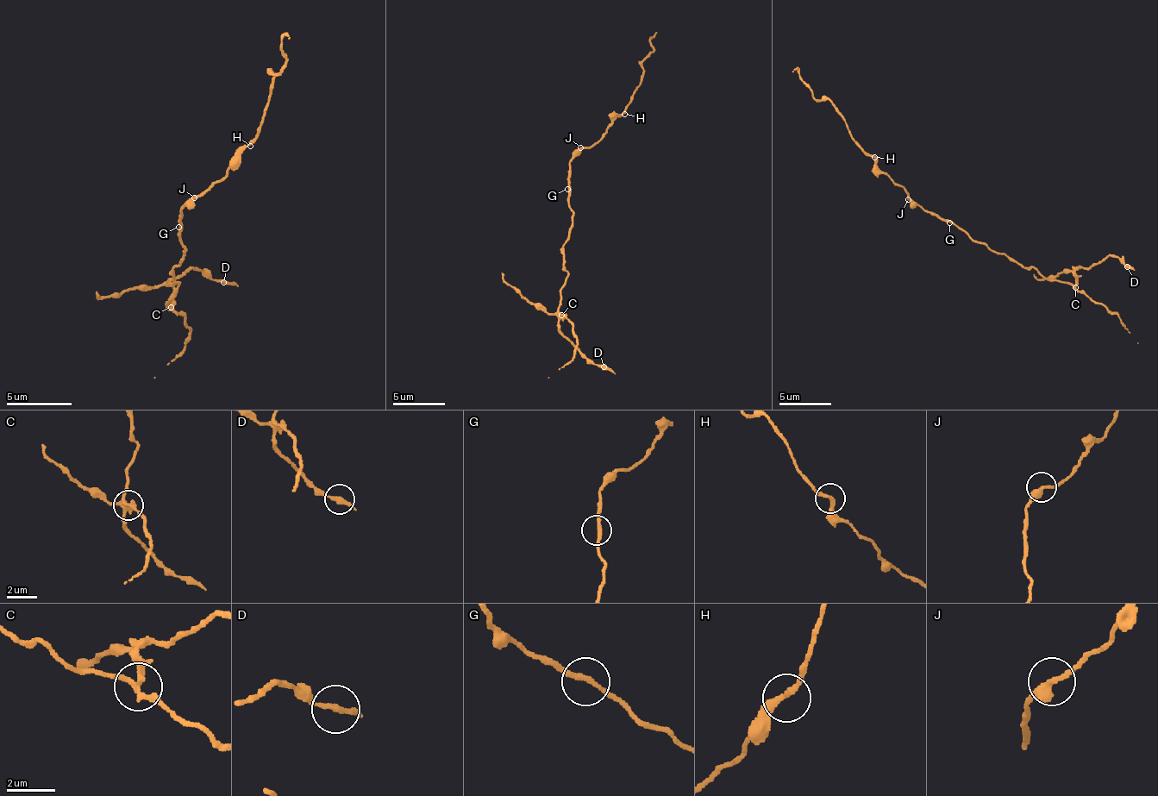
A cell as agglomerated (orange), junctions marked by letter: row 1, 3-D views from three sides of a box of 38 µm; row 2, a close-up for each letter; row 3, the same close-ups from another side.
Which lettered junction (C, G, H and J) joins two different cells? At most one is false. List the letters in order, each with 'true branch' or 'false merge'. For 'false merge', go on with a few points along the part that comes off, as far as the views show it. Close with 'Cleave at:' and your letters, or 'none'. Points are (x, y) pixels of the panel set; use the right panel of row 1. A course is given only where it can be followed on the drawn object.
C: false merge; foreign part runs (1074, 287), (1077, 269), (1090, 269), (1109, 256), (1135, 269)
G: true branch
H: true branch
J: true branch
Cleave at: C

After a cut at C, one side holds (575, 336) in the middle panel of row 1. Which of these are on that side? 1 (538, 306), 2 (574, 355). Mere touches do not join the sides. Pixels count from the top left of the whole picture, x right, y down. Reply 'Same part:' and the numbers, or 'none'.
Same part: 2

